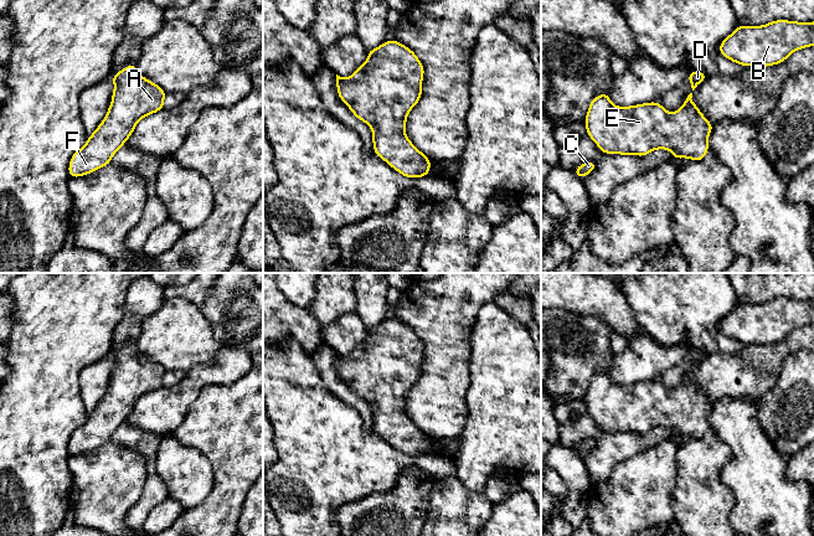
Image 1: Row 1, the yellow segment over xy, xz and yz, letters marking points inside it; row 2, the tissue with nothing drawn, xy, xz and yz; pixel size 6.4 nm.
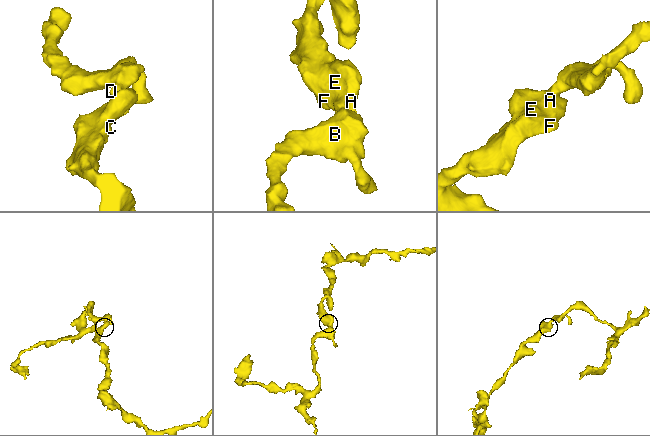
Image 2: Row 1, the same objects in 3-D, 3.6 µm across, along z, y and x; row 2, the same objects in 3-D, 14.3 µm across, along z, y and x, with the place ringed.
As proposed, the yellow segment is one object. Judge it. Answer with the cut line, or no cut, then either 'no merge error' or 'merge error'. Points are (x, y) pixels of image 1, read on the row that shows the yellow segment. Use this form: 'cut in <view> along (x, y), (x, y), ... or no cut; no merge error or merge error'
no cut; no merge error

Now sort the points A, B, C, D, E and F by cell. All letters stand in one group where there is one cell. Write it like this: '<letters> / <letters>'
A B C D E F

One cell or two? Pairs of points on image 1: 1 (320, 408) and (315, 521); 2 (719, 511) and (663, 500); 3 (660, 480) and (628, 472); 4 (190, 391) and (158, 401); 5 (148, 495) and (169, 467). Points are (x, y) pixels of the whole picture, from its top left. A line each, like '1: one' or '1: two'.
1: one
2: two
3: one
4: one
5: two

